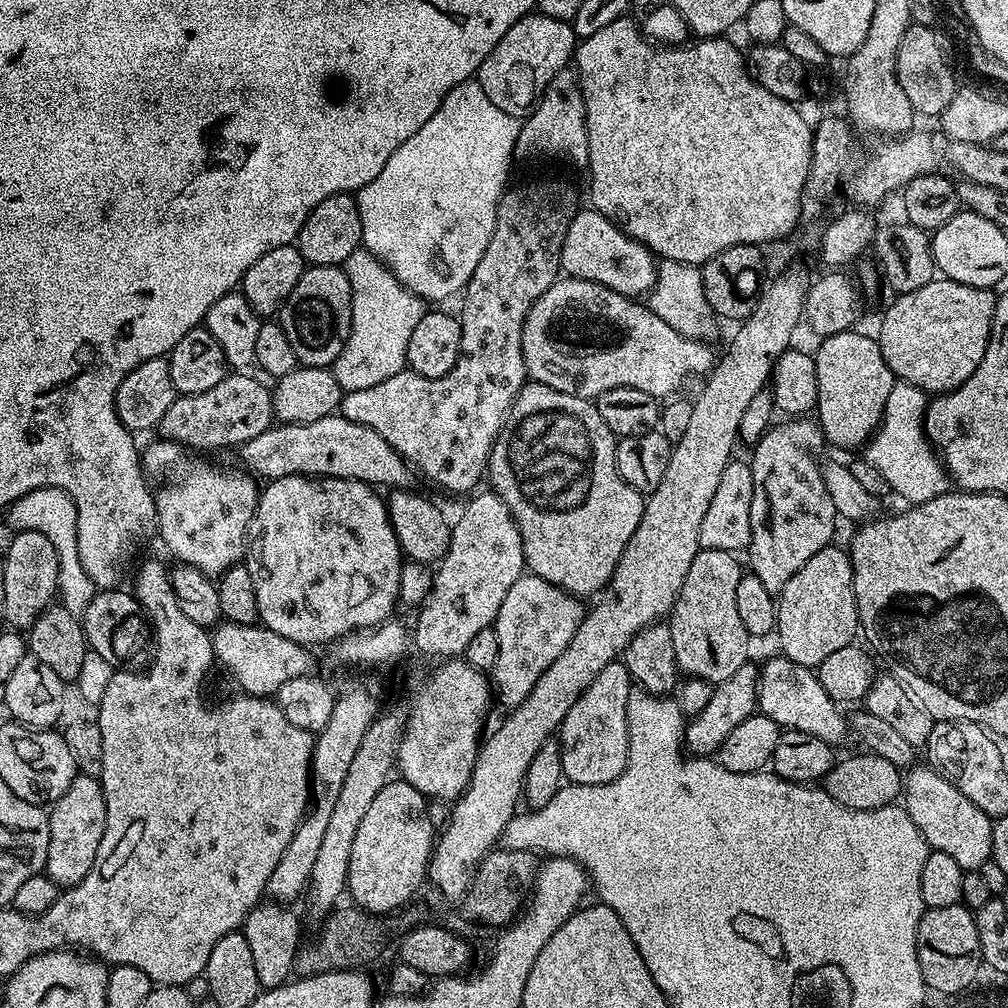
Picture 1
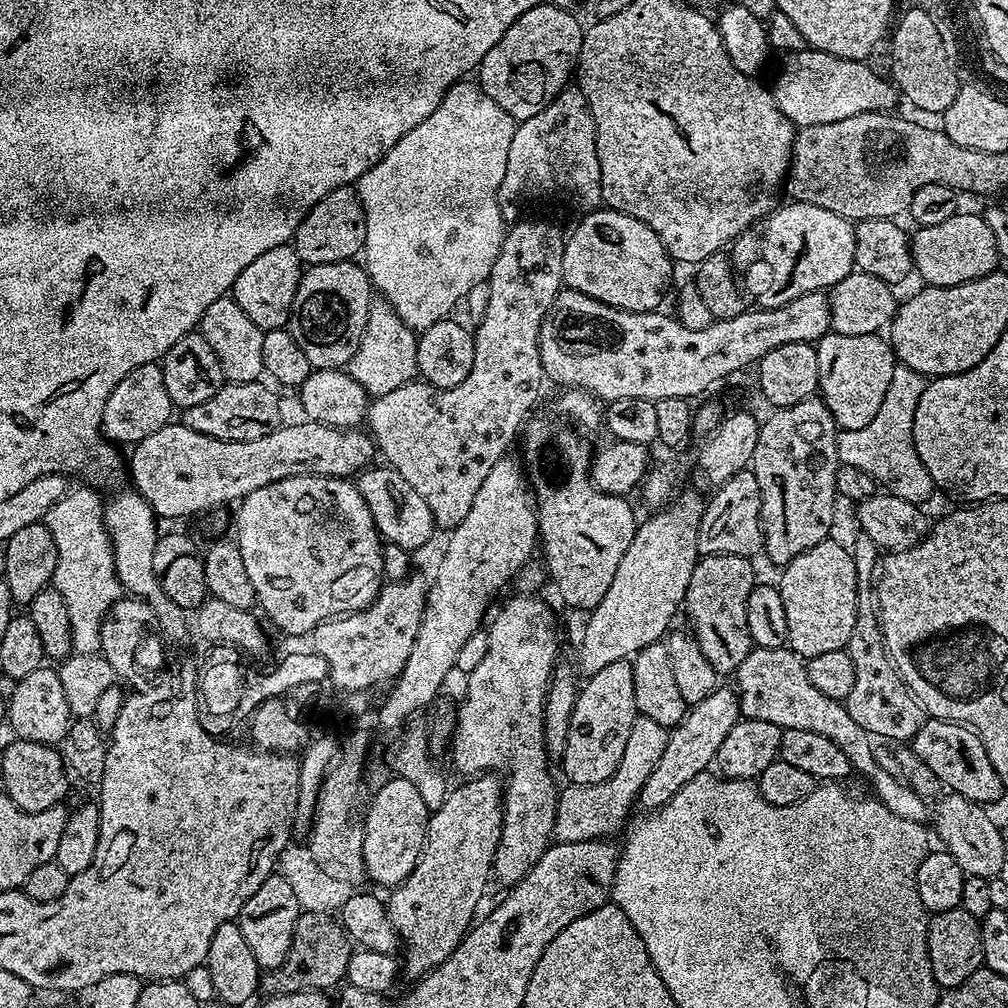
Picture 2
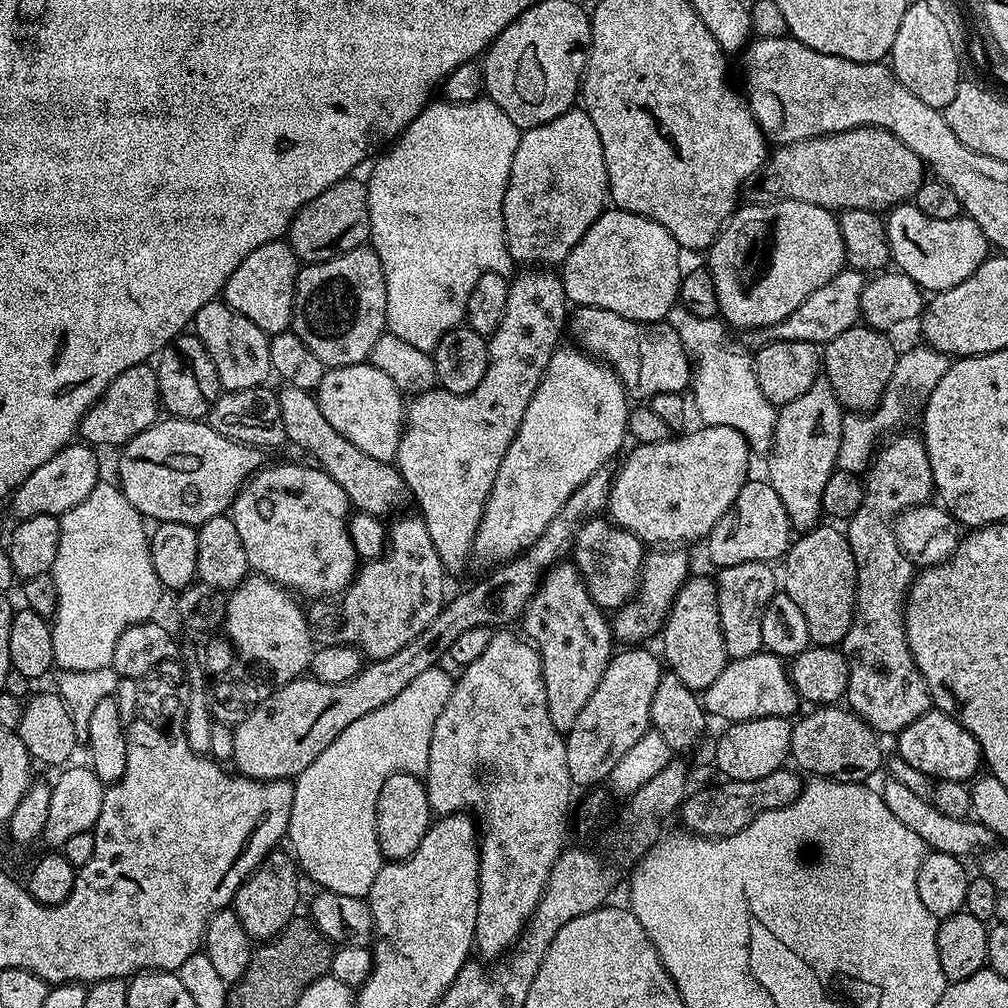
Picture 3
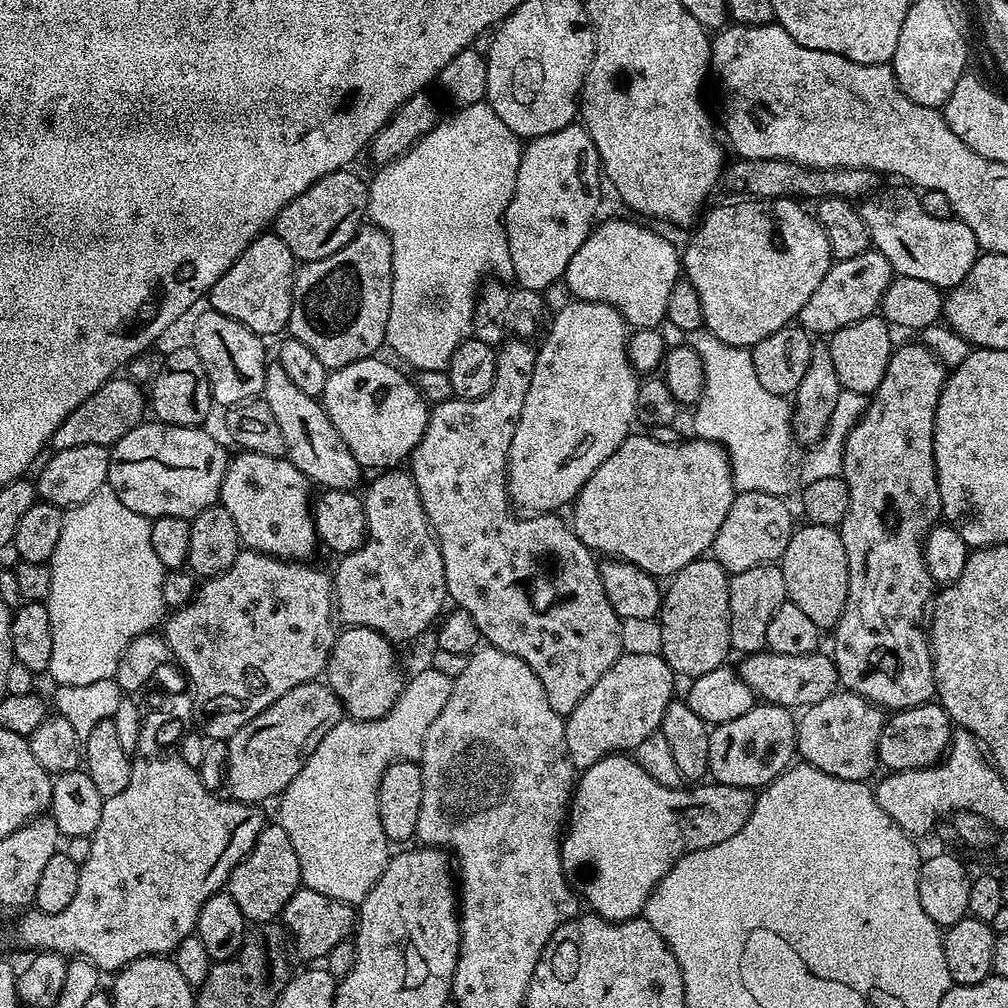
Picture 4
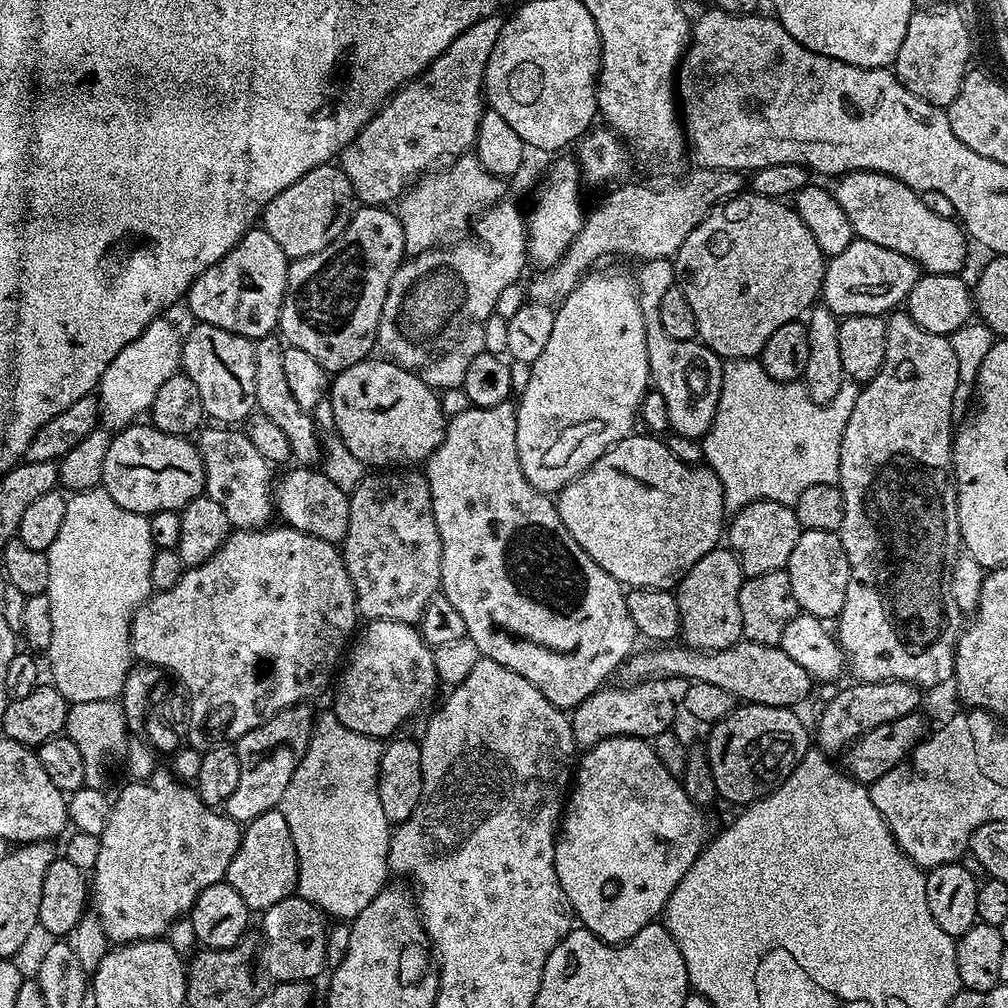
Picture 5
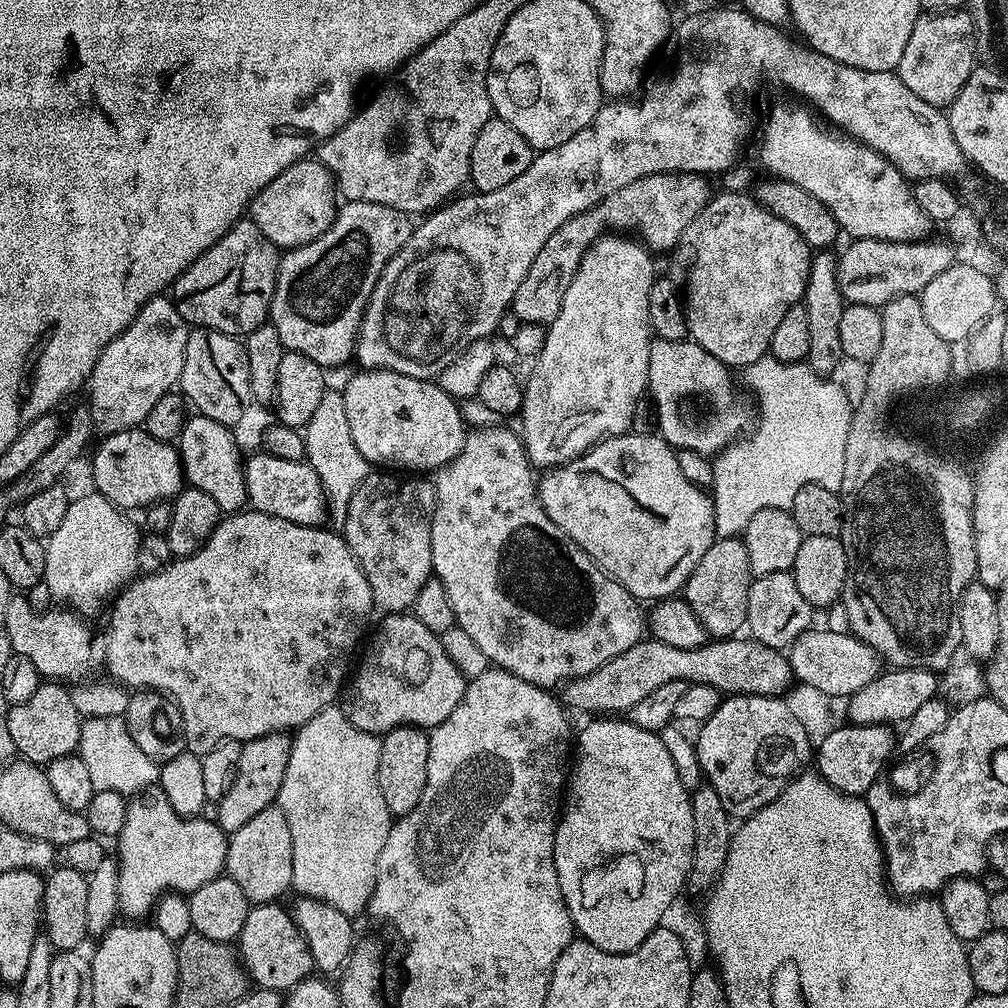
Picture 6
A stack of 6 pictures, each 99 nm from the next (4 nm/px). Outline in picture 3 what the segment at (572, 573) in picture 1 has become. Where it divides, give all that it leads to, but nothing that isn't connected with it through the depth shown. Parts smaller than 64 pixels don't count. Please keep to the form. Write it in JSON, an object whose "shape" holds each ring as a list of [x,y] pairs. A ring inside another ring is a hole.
{"shape":[[[604,518],[585,520],[574,541],[576,568],[584,578],[590,598],[594,598],[596,605],[605,610],[618,609],[637,595],[640,566],[645,555],[645,545],[637,536]]]}

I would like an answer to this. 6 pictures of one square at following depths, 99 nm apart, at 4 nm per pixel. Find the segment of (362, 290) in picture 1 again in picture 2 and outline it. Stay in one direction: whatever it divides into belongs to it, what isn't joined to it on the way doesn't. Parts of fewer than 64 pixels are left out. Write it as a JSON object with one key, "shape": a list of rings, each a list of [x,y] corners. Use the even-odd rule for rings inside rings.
{"shape":[[[373,303],[366,318],[366,330],[362,330],[358,350],[354,350],[354,358],[350,358],[346,371],[352,375],[354,382],[358,382],[358,386],[368,392],[369,397],[390,394],[390,390],[398,390],[398,386],[406,386],[417,379],[417,339],[417,333],[398,318],[388,303]]]}

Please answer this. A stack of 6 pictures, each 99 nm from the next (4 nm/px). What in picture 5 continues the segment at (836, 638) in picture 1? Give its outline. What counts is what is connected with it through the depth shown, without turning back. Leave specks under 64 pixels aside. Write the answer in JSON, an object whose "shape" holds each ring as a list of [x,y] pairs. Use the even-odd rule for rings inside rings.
{"shape":[[[826,530],[801,531],[798,542],[794,542],[794,551],[791,552],[786,569],[790,578],[790,590],[794,590],[796,607],[803,615],[816,616],[819,620],[832,622],[837,619],[846,602],[846,586],[850,582],[850,566],[848,555],[842,546],[839,535]]]}

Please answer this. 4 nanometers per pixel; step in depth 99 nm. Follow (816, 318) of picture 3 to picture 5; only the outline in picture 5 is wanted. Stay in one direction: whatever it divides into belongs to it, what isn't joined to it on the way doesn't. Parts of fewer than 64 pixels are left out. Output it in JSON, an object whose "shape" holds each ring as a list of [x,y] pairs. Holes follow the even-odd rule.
{"shape":[[[854,238],[850,246],[842,250],[842,254],[833,256],[827,261],[822,304],[838,318],[884,316],[907,301],[910,290],[921,275],[920,265],[906,258],[906,254],[898,254],[898,250],[878,246],[878,242]]]}

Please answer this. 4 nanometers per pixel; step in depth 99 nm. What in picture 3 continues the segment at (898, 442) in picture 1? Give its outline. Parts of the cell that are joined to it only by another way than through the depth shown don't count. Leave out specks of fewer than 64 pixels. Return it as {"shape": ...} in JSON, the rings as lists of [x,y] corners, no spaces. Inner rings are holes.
{"shape":[[[927,346],[908,348],[899,353],[894,362],[894,374],[890,374],[890,382],[884,391],[880,403],[867,414],[848,414],[844,417],[842,438],[838,450],[837,465],[845,472],[863,473],[867,469],[877,447],[876,436],[887,437],[895,433],[896,428],[912,412],[912,407],[928,399],[928,395],[938,386],[938,378],[946,374],[950,357]]]}

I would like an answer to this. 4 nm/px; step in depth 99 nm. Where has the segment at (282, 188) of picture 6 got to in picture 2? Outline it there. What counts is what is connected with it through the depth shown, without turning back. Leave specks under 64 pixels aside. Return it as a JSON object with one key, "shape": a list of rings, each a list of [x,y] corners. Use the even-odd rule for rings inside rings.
{"shape":[[[355,187],[330,190],[322,202],[318,202],[302,218],[294,237],[298,258],[308,266],[326,262],[342,262],[359,257],[366,242],[366,214]]]}

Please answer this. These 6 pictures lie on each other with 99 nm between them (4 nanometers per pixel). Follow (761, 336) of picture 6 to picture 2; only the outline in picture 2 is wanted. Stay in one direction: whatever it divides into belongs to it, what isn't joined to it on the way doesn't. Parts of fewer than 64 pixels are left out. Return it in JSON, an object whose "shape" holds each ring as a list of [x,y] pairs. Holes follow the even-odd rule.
{"shape":[[[799,202],[781,203],[772,209],[763,220],[759,221],[755,226],[747,228],[741,236],[736,237],[730,245],[730,259],[732,267],[742,277],[742,287],[749,297],[756,299],[755,303],[762,308],[777,308],[783,304],[790,303],[794,298],[798,298],[802,294],[810,294],[811,292],[824,292],[831,290],[835,284],[842,282],[842,278],[846,278],[856,268],[856,259],[854,258],[854,234],[856,233],[855,223],[846,218],[842,218],[838,214],[834,214],[834,210],[822,210],[822,206],[814,206],[813,204],[801,204]]]}

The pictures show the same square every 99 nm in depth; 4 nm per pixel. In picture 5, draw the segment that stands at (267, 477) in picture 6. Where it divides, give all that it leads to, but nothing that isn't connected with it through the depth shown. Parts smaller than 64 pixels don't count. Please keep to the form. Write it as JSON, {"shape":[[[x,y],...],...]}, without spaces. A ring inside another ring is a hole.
{"shape":[[[296,466],[280,477],[273,485],[273,507],[287,527],[308,533],[323,541],[341,543],[349,529],[349,493],[330,481],[321,469],[312,466]]]}

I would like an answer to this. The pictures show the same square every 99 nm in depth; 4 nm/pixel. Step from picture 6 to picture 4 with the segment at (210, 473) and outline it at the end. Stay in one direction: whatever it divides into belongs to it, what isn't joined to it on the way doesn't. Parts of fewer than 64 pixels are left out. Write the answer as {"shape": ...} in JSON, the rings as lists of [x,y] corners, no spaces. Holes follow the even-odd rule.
{"shape":[[[240,450],[229,459],[219,503],[234,518],[245,549],[279,556],[281,560],[308,562],[318,547],[313,509],[308,500],[309,480],[284,456]]]}

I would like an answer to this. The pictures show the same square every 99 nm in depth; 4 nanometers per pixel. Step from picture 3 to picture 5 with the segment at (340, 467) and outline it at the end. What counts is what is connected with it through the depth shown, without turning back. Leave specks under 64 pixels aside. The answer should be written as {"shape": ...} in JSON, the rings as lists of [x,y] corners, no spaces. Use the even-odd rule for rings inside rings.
{"shape":[[[279,335],[264,336],[254,343],[254,394],[255,407],[266,418],[271,418],[286,434],[290,442],[292,460],[300,466],[316,466],[322,460],[322,436],[316,421],[305,409],[294,402],[294,394],[290,394],[290,386],[286,382],[286,370],[282,370],[282,358],[285,345]]]}

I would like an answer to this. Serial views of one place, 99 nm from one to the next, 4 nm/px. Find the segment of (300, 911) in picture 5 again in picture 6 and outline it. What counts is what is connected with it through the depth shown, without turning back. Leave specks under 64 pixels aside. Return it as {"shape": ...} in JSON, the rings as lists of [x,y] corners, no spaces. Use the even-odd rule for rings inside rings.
{"shape":[[[279,903],[258,904],[249,907],[246,922],[238,937],[238,959],[244,965],[249,981],[256,988],[269,988],[281,994],[300,981],[311,977],[314,972],[310,946],[292,921],[291,911],[287,907],[279,908]]]}

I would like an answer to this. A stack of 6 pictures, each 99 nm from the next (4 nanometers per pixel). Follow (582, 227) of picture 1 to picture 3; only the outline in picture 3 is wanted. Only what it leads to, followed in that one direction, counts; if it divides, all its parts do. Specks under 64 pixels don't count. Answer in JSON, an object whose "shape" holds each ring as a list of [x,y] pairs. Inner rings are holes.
{"shape":[[[615,206],[609,207],[586,230],[562,263],[564,295],[573,305],[581,308],[610,310],[614,314],[622,314],[622,318],[647,324],[663,321],[668,311],[678,303],[682,275],[680,255],[680,244],[672,237],[670,230],[666,230],[666,226],[651,220],[649,216],[623,212]]]}

